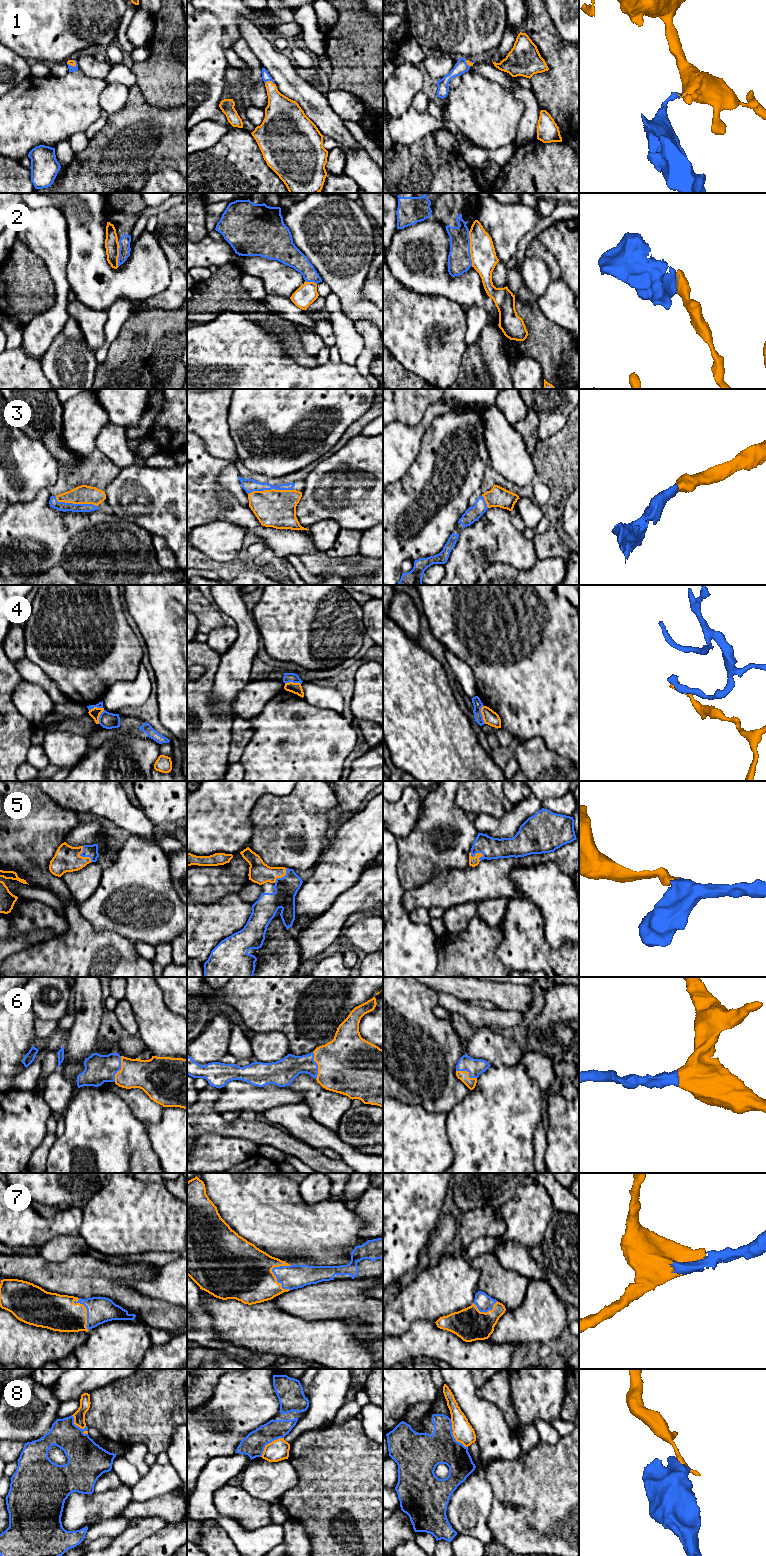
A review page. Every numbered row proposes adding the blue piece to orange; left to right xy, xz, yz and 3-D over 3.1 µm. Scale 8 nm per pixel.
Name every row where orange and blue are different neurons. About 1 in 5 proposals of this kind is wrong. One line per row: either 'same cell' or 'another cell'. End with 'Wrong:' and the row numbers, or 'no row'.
1: same cell
2: another cell
3: same cell
4: another cell
5: same cell
6: same cell
7: same cell
8: another cell
Wrong: 2, 4, 8

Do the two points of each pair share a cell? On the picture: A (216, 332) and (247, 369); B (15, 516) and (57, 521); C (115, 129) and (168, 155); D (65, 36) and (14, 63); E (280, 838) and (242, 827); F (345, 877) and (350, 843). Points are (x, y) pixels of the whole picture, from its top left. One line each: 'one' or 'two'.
A: one
B: one
C: one
D: two
E: two
F: one

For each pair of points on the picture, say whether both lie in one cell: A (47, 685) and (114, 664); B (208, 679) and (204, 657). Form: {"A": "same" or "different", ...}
{"A": "different", "B": "same"}

